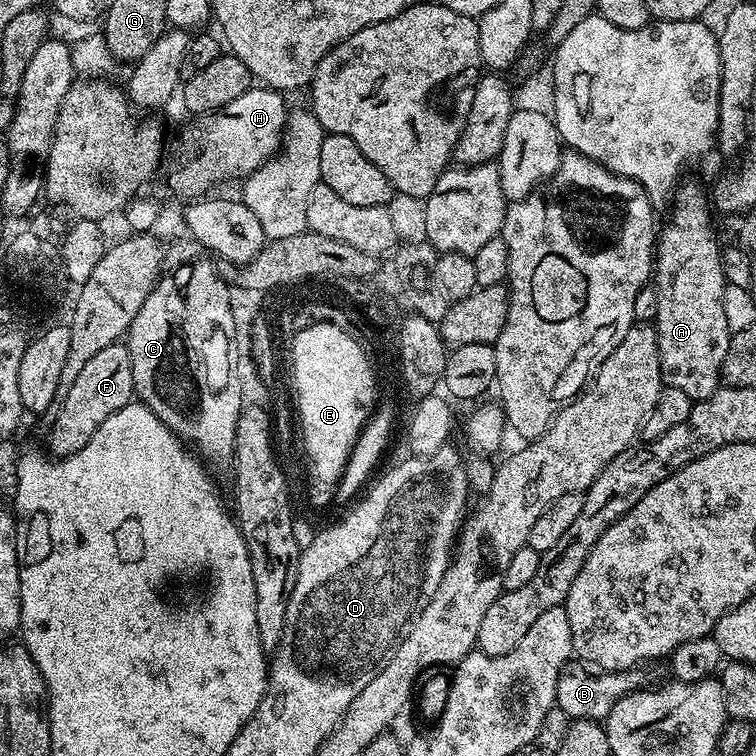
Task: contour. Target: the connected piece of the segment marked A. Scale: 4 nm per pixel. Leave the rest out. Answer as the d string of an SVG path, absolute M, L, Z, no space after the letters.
M681 183L674 193L671 208L672 217L665 228L663 225L659 229L654 245L654 287L658 294L654 327L660 355L660 378L667 387L683 390L695 402L710 398L710 394L721 387L720 367L732 341L732 333L726 326L726 314L722 311L726 283L722 244L716 241L716 232L712 229L714 208L709 193L702 185Z

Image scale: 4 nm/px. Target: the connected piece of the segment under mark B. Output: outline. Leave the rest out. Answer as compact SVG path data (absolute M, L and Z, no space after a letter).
M569 662L564 665L558 678L556 691L556 706L566 712L569 719L592 719L604 722L611 708L624 695L629 695L640 689L650 689L662 685L669 679L670 668L664 662L645 662L635 668L618 670L617 672L602 672L598 668L583 662Z

